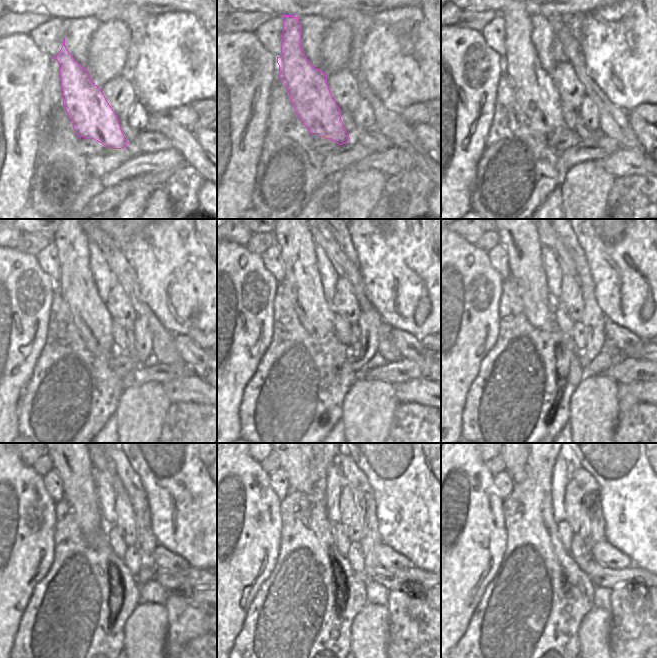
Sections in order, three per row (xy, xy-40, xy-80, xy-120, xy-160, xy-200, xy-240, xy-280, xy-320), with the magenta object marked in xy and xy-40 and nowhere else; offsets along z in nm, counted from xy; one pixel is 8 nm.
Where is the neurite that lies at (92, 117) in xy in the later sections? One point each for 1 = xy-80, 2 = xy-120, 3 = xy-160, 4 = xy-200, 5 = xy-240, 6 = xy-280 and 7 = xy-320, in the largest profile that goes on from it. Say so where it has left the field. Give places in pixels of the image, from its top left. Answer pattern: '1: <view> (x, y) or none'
1: xy-80 (537, 95)
2: xy-120 (76, 285)
3: xy-160 (294, 239)
4: xy-200 (520, 239)
5: xy-240 (72, 463)
6: xy-280 (296, 463)
7: xy-320 (515, 463)

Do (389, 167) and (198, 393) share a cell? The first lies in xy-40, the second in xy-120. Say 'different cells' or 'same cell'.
same cell

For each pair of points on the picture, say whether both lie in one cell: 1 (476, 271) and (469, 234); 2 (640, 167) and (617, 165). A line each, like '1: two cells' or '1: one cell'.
1: two cells
2: one cell

